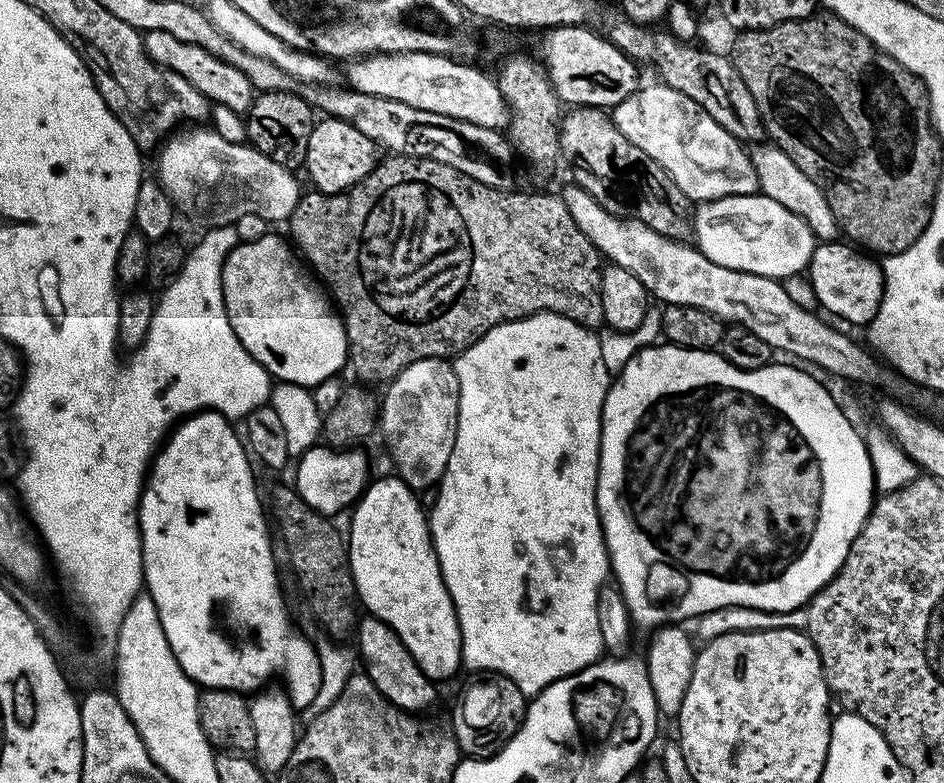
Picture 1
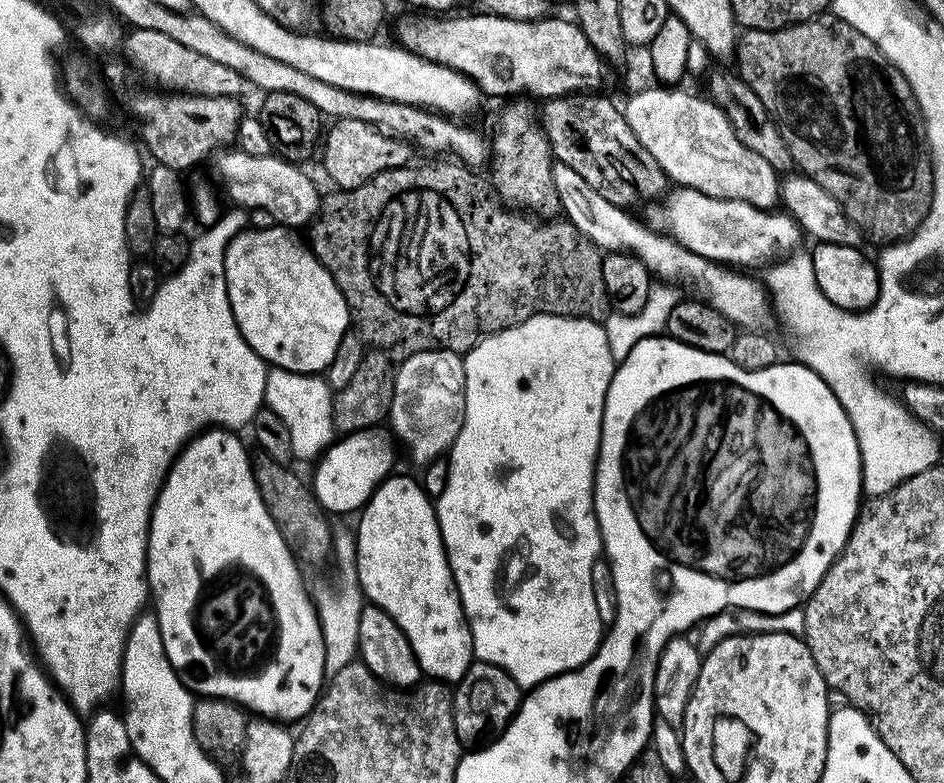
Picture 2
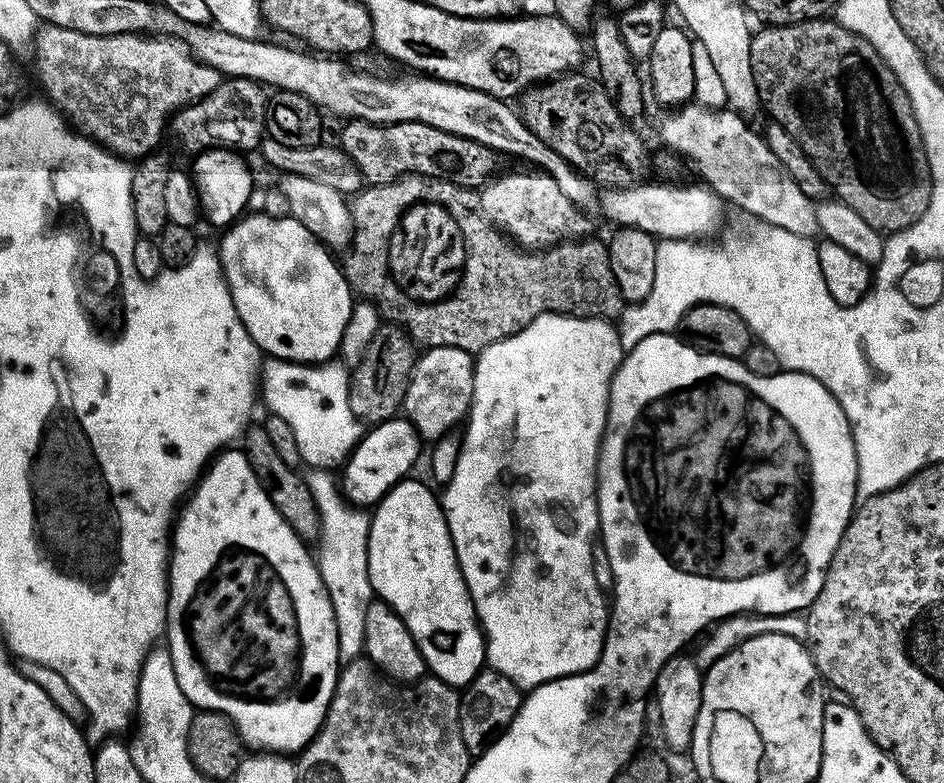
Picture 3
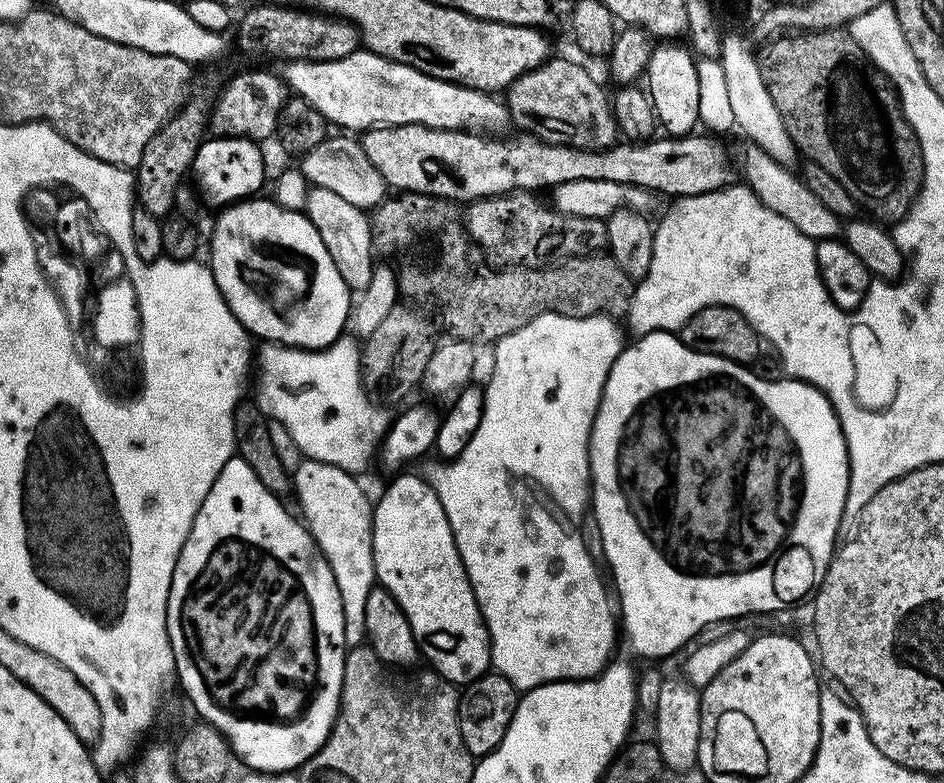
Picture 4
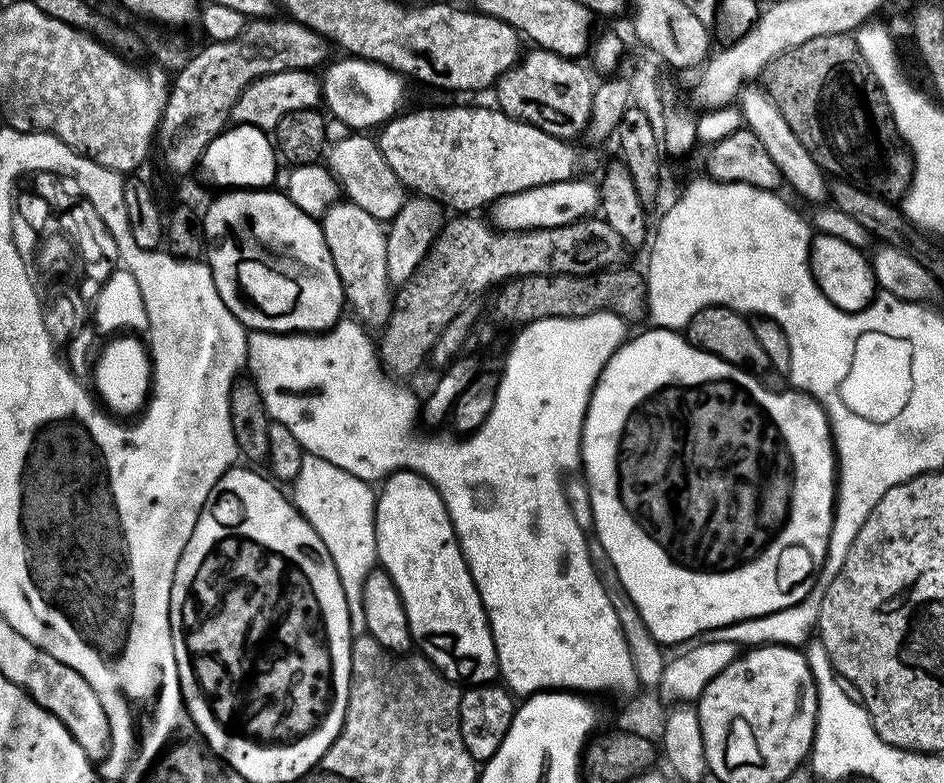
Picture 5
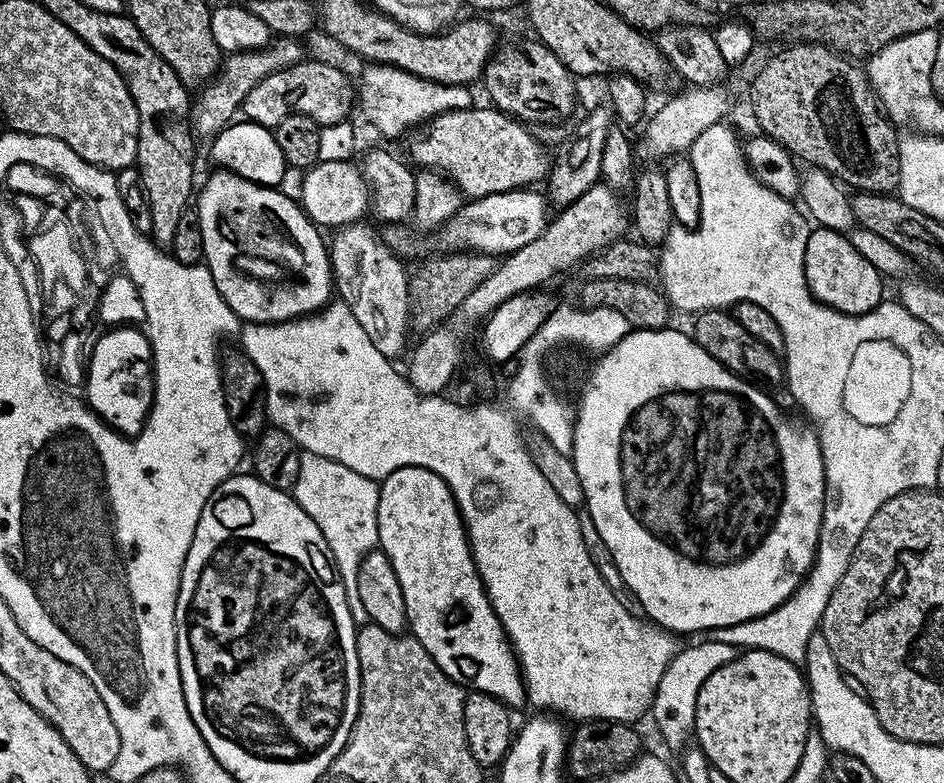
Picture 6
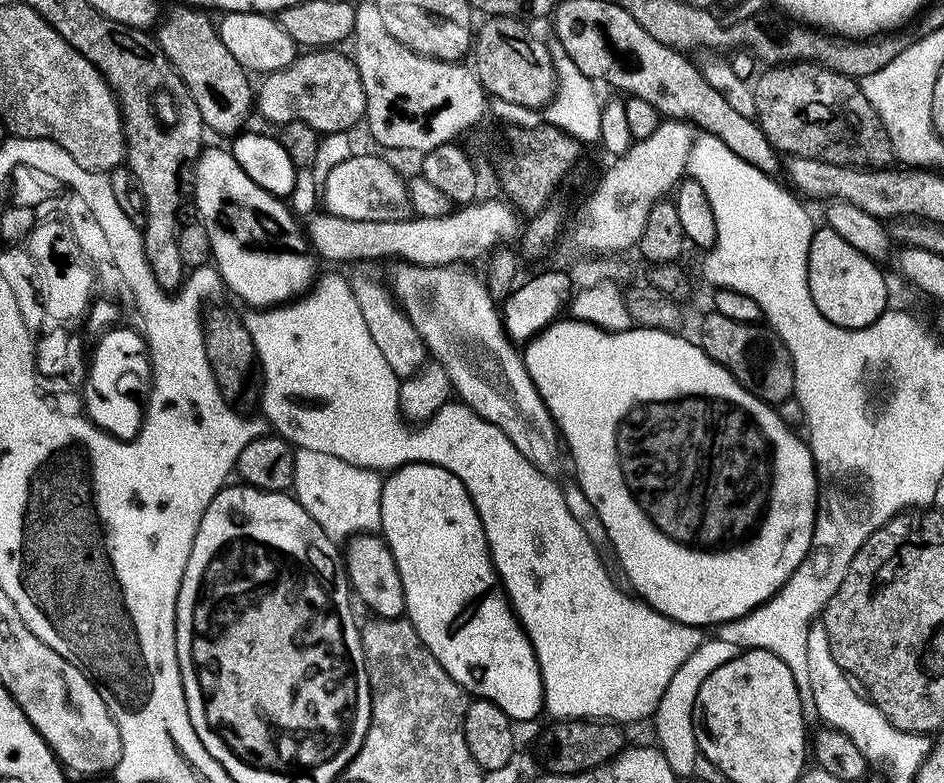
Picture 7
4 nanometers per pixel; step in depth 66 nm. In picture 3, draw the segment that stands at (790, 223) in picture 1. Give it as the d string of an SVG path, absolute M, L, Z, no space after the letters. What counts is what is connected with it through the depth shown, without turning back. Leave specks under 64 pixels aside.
M638 182L630 188L605 189L600 198L603 214L621 227L634 227L659 239L706 238L722 220L723 201L710 188Z

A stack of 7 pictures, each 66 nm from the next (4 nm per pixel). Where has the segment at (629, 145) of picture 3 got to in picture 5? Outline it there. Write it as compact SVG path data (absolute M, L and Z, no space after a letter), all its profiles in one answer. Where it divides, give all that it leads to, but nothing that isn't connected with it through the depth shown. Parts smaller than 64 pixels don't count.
M533 47L531 51L525 51L515 66L500 75L494 85L495 103L515 120L538 126L538 130L559 140L575 141L575 136L587 129L592 113L593 77L575 59L547 52L545 48Z

